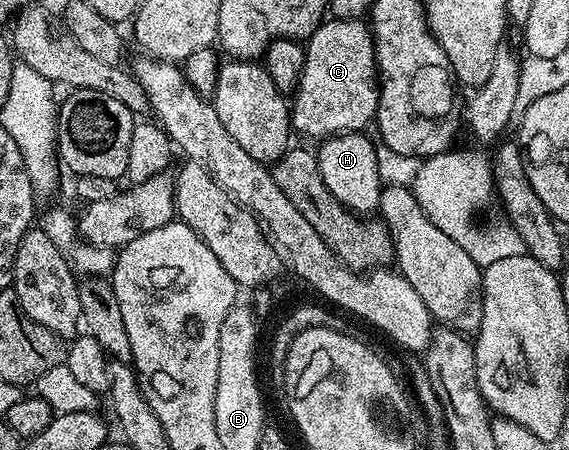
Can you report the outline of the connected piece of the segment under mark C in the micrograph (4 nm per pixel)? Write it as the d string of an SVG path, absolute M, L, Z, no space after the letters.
M326 19L309 35L304 49L303 70L291 96L292 131L328 138L370 127L379 102L377 55L370 25L361 20Z

